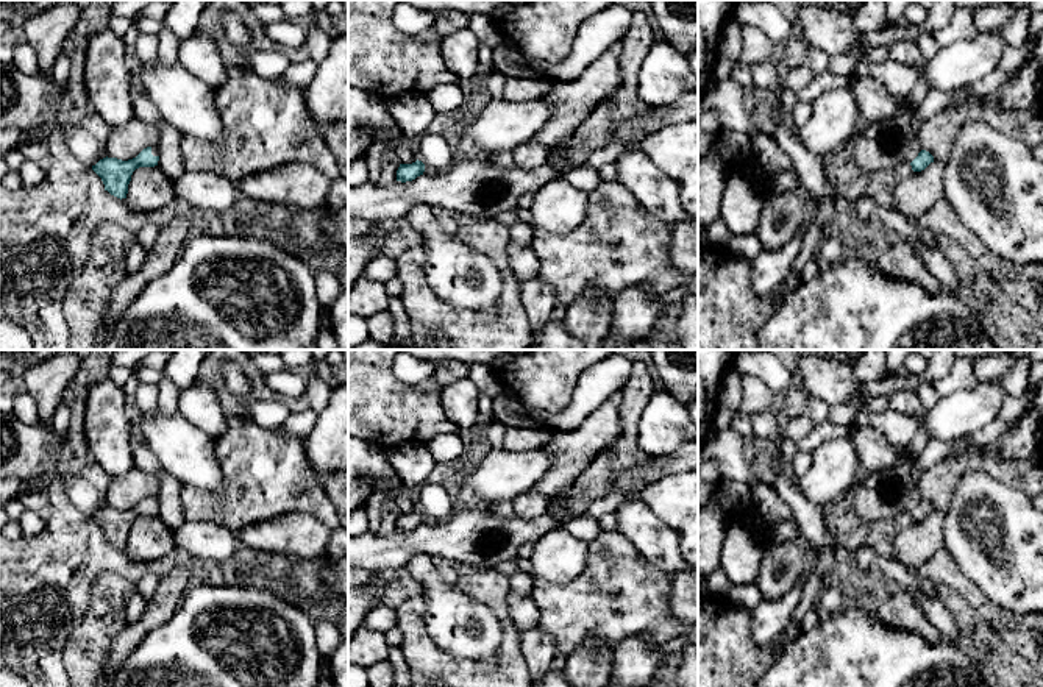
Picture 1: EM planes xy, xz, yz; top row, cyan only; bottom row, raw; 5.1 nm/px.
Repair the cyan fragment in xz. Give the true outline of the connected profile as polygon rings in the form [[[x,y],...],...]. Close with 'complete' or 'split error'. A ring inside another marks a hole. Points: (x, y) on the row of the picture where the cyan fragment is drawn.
[[[418,159],[412,164],[400,164],[397,170],[397,181],[401,183],[412,181],[417,176],[423,175],[423,172],[425,172],[425,164]]]; complete

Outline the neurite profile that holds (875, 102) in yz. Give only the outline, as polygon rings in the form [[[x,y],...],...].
[[[874,78],[857,80],[851,91],[859,108],[860,125],[907,114],[909,100],[895,97]]]

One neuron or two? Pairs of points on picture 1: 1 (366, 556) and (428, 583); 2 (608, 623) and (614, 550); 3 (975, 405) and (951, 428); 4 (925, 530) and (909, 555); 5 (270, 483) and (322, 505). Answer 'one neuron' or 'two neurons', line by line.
1: two neurons
2: one neuron
3: one neuron
4: one neuron
5: one neuron

